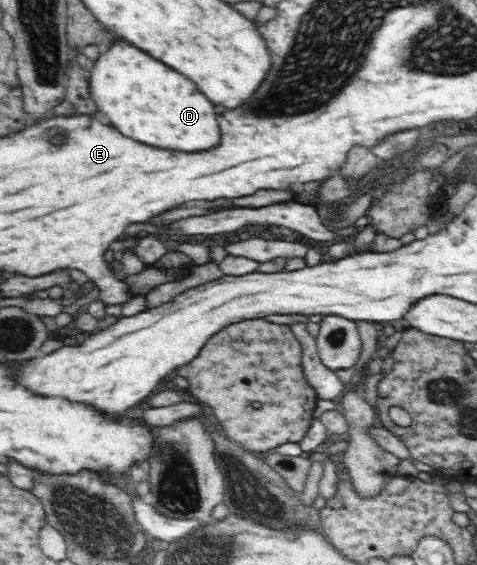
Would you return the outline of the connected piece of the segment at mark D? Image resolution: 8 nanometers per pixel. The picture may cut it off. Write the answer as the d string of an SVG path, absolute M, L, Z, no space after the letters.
M122 38L111 43L108 50L100 54L88 67L88 88L96 106L106 114L109 123L121 134L140 143L172 151L200 152L210 150L220 142L220 127L213 102L186 76L172 72L167 64L156 60L147 52L125 42Z

